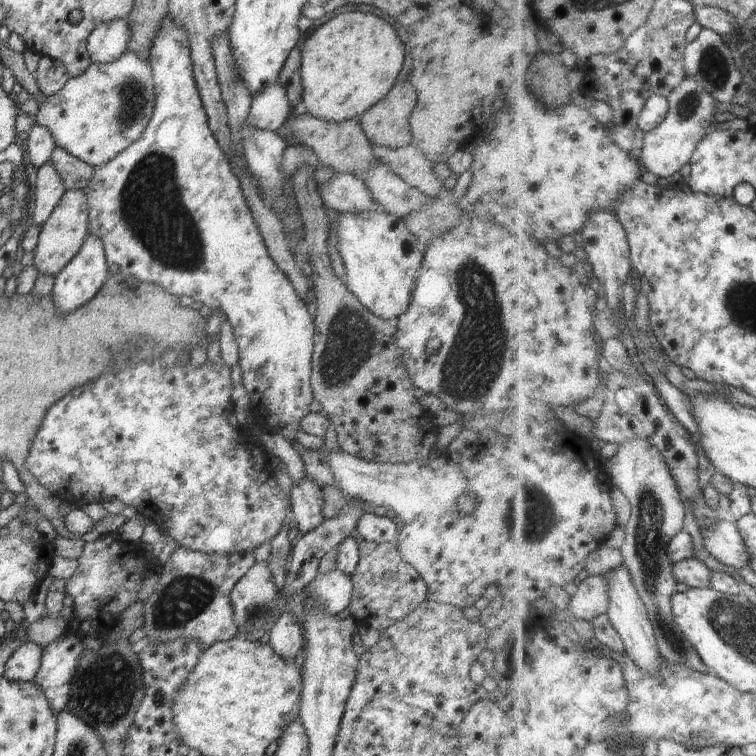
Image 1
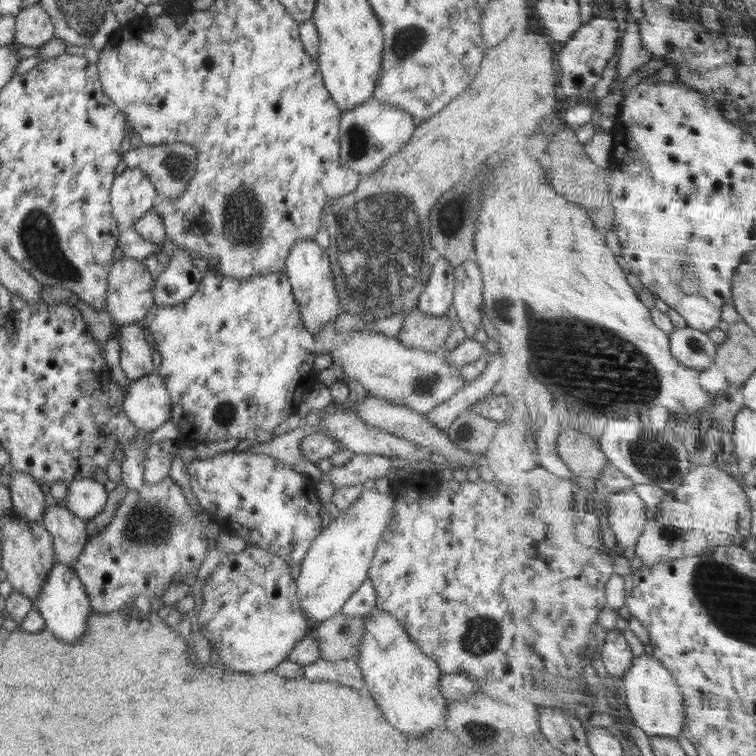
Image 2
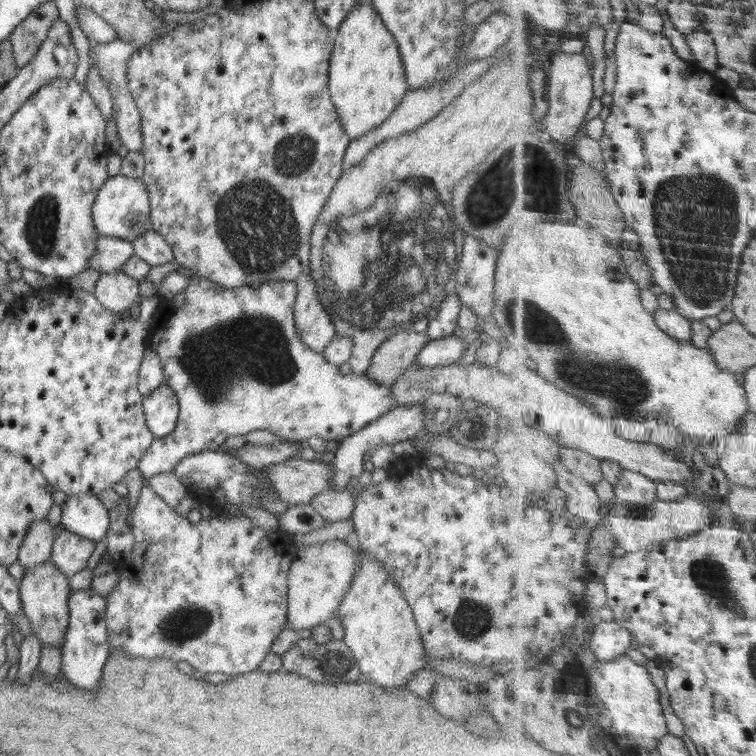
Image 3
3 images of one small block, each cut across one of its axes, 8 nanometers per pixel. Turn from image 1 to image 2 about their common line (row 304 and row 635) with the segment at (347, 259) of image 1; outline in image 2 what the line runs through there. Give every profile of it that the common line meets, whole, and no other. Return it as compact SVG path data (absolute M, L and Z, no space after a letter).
M374 607L364 619L357 663L368 694L380 707L386 720L404 734L423 736L441 728L447 717L448 702L440 692L442 672L438 663L420 650L405 628L389 612Z

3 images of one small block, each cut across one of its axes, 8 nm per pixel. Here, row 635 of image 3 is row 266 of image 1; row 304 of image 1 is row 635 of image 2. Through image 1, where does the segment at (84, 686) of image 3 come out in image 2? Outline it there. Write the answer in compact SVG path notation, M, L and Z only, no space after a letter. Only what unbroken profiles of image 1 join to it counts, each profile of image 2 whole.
M58 562L54 563L48 571L48 576L45 578L45 583L41 586L33 606L44 618L45 628L65 643L76 642L84 636L85 622L93 614L88 594L75 570Z

